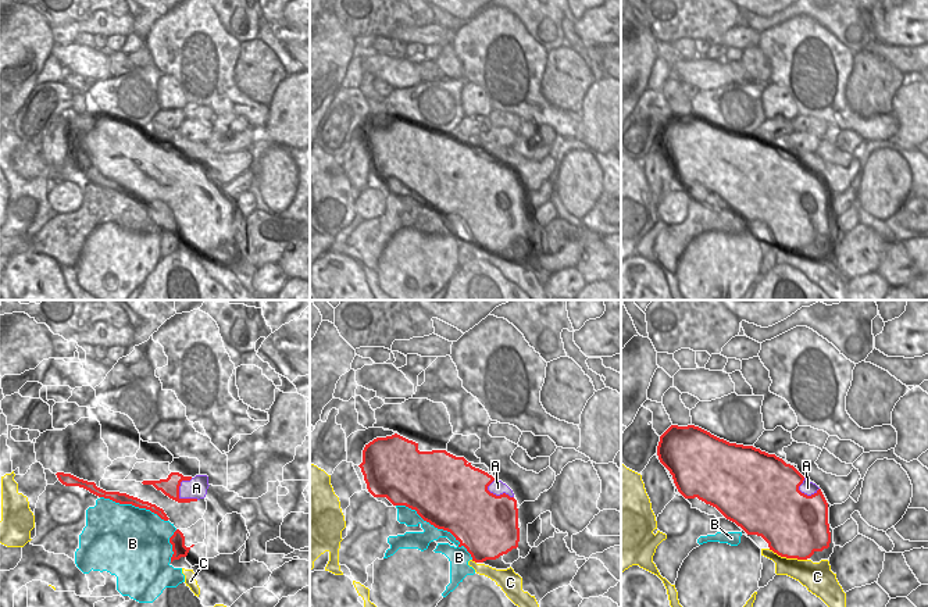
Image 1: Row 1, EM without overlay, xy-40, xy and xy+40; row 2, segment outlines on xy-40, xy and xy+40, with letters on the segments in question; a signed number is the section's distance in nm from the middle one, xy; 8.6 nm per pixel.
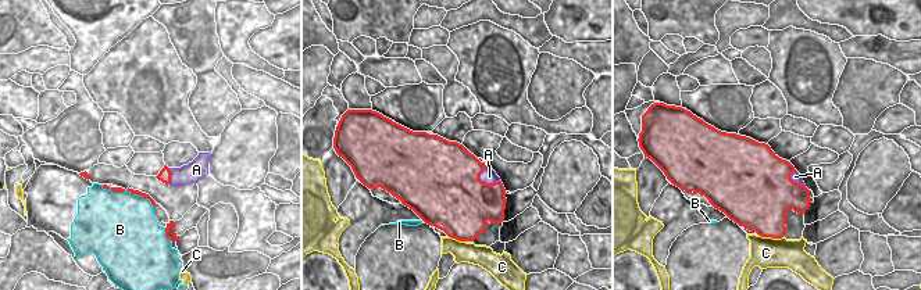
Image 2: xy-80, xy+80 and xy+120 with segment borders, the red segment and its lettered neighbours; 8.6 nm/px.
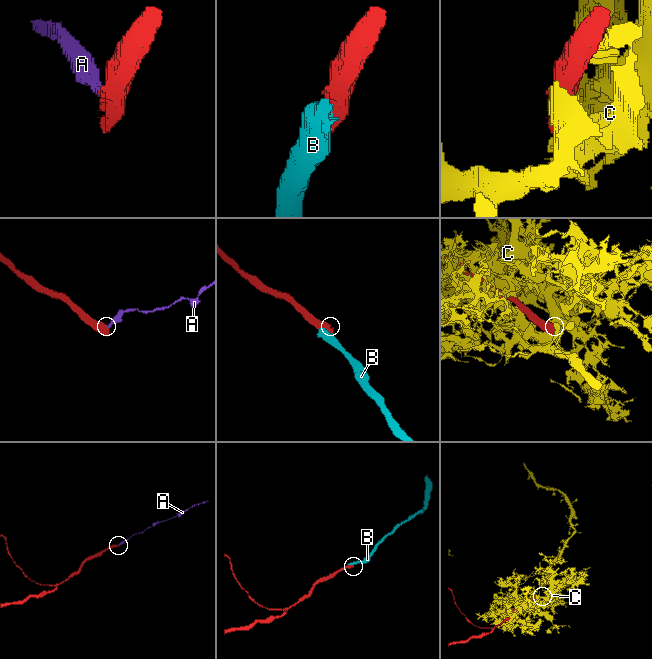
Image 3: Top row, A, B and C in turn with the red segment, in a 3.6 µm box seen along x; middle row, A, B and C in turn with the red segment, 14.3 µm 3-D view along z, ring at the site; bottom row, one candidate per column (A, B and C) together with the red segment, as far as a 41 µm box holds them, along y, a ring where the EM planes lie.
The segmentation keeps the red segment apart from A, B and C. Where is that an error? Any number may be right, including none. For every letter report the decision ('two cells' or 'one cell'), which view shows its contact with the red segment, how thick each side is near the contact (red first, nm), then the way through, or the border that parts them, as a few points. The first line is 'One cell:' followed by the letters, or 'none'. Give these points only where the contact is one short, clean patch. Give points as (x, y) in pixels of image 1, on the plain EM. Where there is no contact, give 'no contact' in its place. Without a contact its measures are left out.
One cell: B
A: two cells; contact in xy-40; calibres 160 and 190 nm; border xy-40 (182, 168), (179, 185), (197, 188)
B: one cell; contact in xy; calibres 500 and 150 nm
C: two cells; contact in xy+40; calibres 500 and 220 nm

